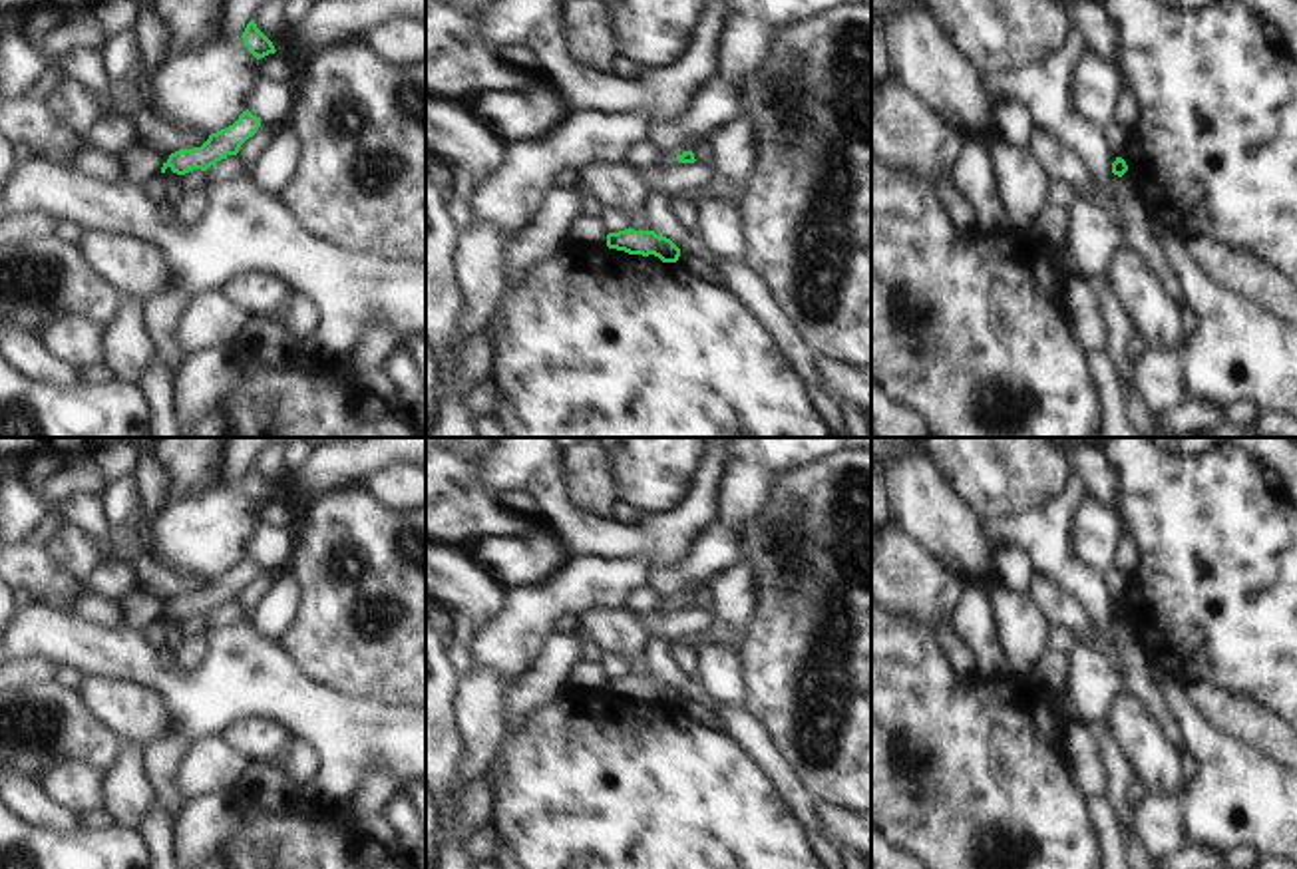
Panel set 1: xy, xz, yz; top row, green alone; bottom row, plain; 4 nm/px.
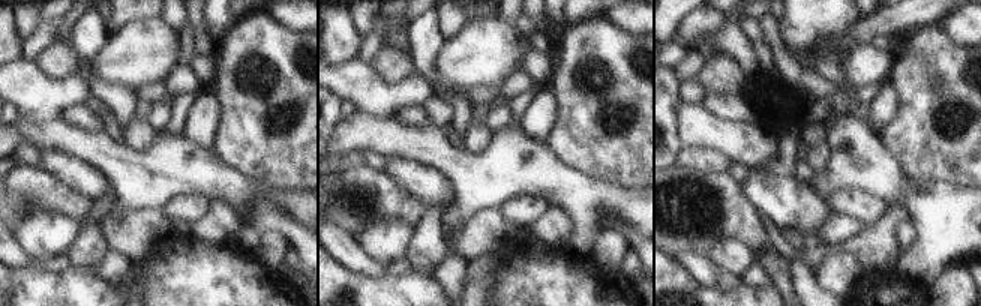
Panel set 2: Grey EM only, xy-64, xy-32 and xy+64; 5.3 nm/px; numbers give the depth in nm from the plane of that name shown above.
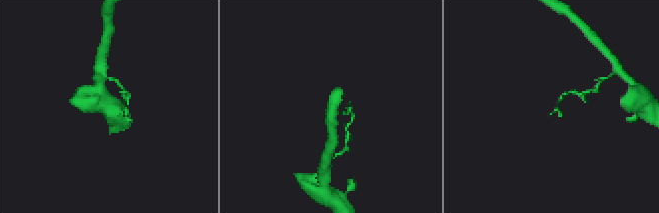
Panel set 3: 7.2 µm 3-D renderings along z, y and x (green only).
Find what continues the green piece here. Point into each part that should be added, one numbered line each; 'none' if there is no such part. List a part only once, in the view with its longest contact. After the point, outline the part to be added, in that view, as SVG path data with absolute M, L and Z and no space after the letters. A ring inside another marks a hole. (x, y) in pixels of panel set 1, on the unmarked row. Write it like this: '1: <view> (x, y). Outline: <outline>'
none.

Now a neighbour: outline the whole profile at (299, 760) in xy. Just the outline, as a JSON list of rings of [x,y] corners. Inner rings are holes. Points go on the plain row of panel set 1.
[[[294,738],[273,762],[302,789],[314,783],[322,768],[316,748],[300,738]]]

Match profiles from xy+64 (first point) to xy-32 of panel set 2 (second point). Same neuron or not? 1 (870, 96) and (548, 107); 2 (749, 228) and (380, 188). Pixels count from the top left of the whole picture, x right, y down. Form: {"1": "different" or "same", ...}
{"1": "different", "2": "same"}

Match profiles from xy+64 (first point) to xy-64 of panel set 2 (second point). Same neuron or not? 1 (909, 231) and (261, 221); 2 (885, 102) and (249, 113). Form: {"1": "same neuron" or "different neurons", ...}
{"1": "different neurons", "2": "different neurons"}

